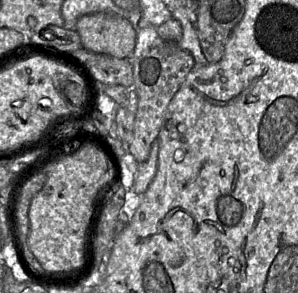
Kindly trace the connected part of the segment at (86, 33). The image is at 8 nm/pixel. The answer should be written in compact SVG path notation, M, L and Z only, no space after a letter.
M96 12L81 16L76 29L82 47L94 53L128 58L136 45L136 31L125 18Z

